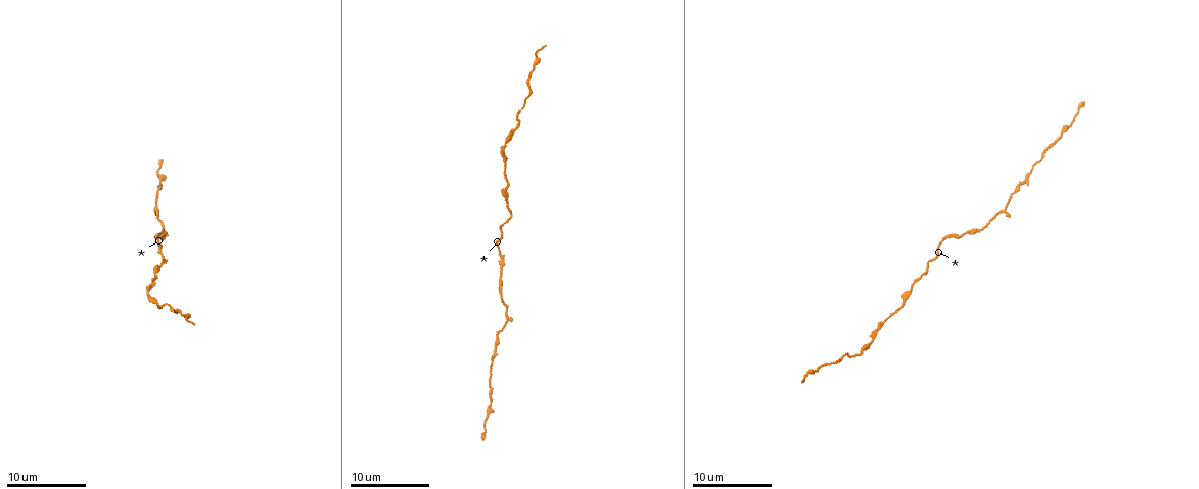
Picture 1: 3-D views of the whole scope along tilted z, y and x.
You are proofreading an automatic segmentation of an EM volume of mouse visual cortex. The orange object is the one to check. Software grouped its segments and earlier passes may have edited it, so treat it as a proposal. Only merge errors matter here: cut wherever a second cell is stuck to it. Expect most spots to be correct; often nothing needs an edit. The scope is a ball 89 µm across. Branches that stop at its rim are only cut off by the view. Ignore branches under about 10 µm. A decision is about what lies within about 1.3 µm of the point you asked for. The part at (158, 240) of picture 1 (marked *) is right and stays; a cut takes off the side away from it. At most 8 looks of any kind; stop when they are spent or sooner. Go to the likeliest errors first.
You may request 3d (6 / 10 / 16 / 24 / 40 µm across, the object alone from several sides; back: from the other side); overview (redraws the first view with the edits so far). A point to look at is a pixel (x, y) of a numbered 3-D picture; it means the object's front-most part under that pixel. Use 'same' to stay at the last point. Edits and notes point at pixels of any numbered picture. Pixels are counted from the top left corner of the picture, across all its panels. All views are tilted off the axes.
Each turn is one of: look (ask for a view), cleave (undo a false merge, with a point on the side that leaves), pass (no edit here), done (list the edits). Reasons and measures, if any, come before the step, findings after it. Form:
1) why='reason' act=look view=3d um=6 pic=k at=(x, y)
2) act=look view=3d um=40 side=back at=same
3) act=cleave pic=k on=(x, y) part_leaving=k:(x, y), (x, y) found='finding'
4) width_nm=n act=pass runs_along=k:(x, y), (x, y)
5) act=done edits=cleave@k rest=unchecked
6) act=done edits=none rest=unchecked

why='thick turns thin' act=look view=3d um=10 pic=1 at=(903, 306)

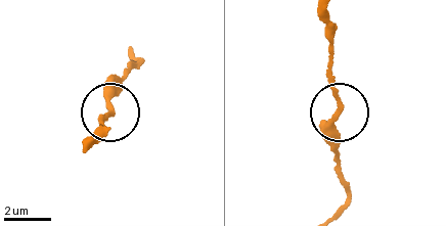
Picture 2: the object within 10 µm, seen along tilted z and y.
act=look view=3d um=6 pic=2 at=(110, 105)

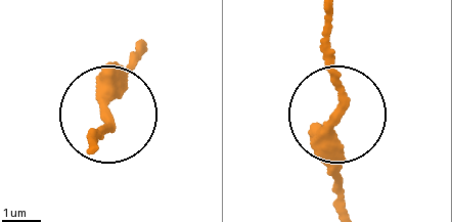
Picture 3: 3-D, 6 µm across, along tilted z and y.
act=pass runs_along=3:(347, 206), (325, 25) found='continuous, no second cell'

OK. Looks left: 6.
why='arms run side by side' act=look view=3d um=10 pic=1 at=(491, 358)

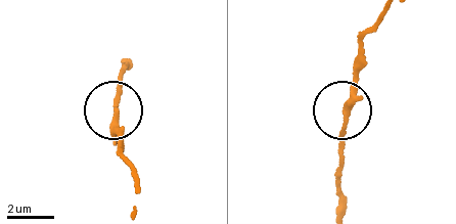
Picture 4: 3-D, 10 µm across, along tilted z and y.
why='closer look' act=look view=3d um=6 pic=4 at=(117, 117)

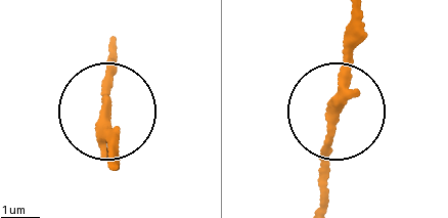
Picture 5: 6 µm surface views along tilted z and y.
act=pass runs_along=5:(113, 156), (102, 118), (108, 66) found='one cell here'

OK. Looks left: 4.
why='thick turns thin' act=look view=3d um=10 pic=1 at=(501, 254)

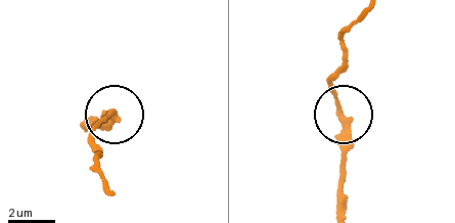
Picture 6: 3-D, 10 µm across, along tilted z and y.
act=pass found='all the same cell'

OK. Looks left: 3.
why='calibre changes' act=look view=3d um=10 pic=1 at=(515, 128)

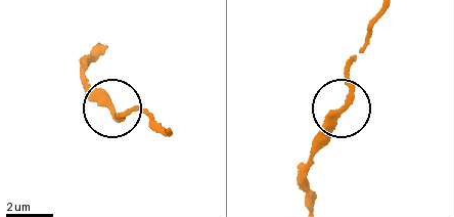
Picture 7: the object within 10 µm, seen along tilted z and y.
act=pass runs_along=7:(311, 202), (308, 170), (345, 95), (350, 55) found='continuous, no second cell'

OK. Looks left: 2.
act=done edits=none rest=unchecked

